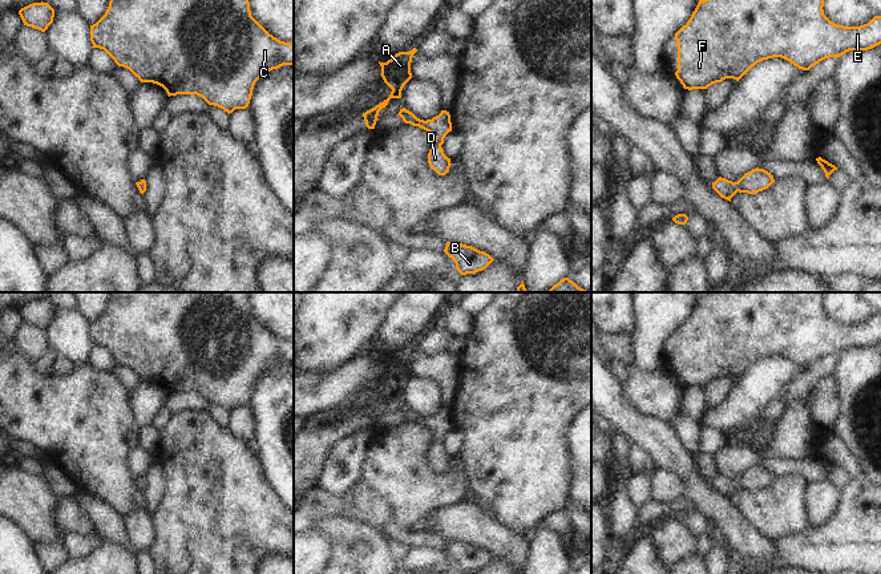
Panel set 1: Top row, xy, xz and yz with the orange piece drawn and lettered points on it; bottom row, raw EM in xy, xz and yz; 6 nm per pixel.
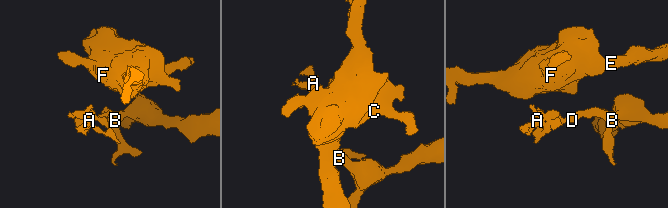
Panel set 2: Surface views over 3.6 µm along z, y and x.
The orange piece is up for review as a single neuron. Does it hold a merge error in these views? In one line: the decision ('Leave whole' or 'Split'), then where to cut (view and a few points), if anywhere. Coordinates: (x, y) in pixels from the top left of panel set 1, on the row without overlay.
Leave whole. No split

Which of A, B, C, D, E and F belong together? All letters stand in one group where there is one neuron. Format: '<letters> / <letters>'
A B C D E F

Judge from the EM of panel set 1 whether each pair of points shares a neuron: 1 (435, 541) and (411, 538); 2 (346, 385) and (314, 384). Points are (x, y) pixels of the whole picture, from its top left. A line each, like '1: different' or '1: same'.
1: same
2: same

